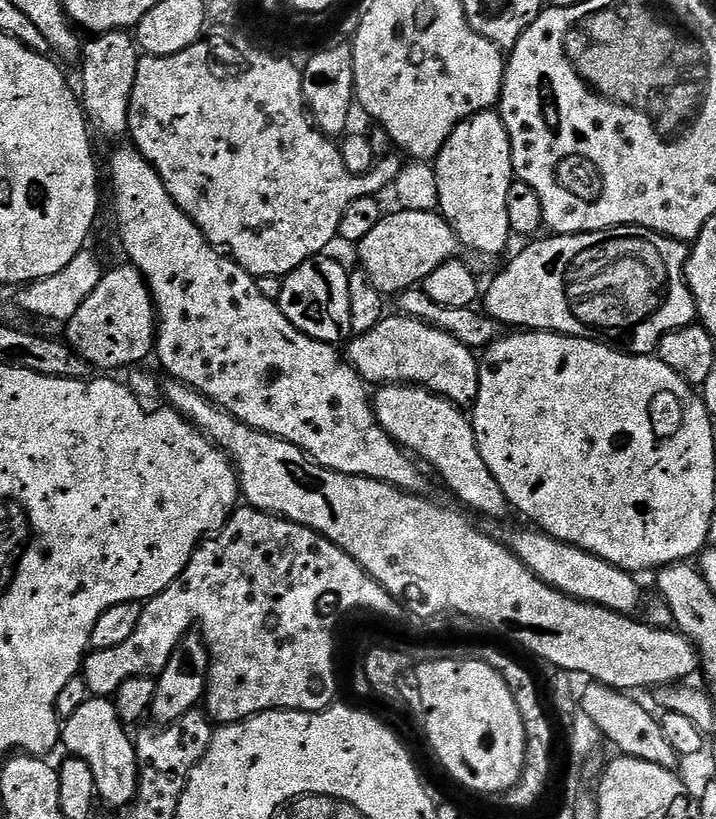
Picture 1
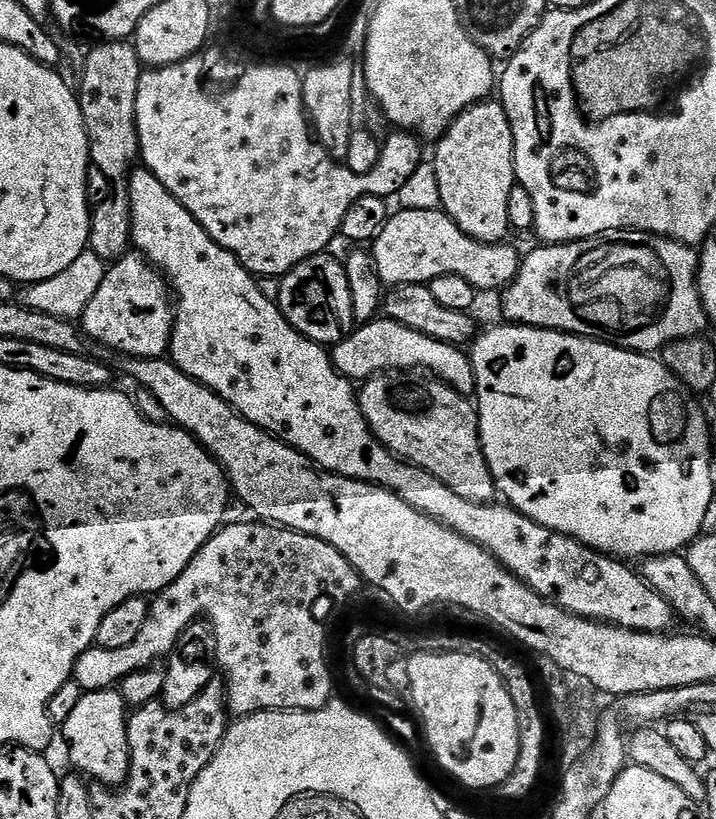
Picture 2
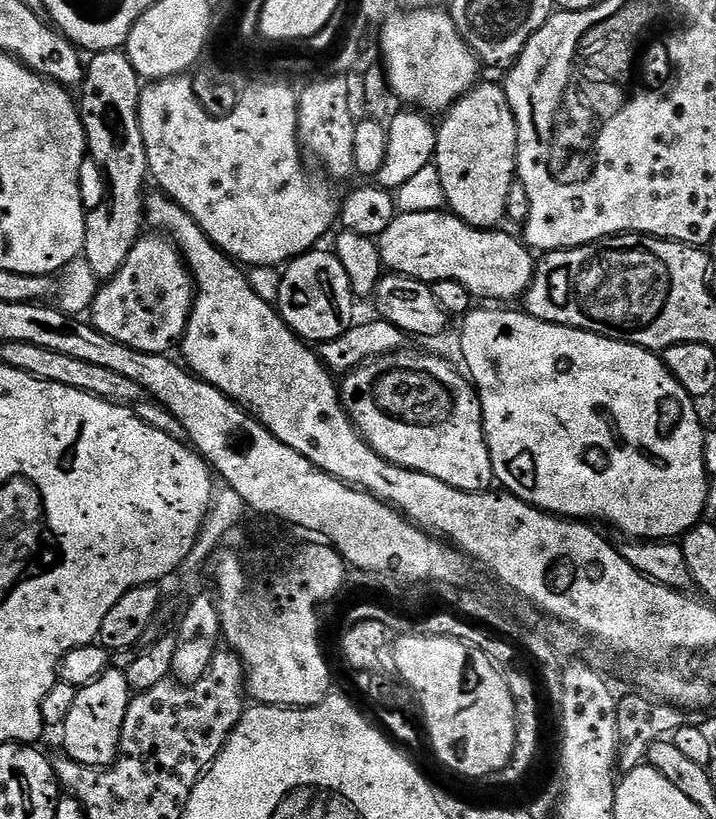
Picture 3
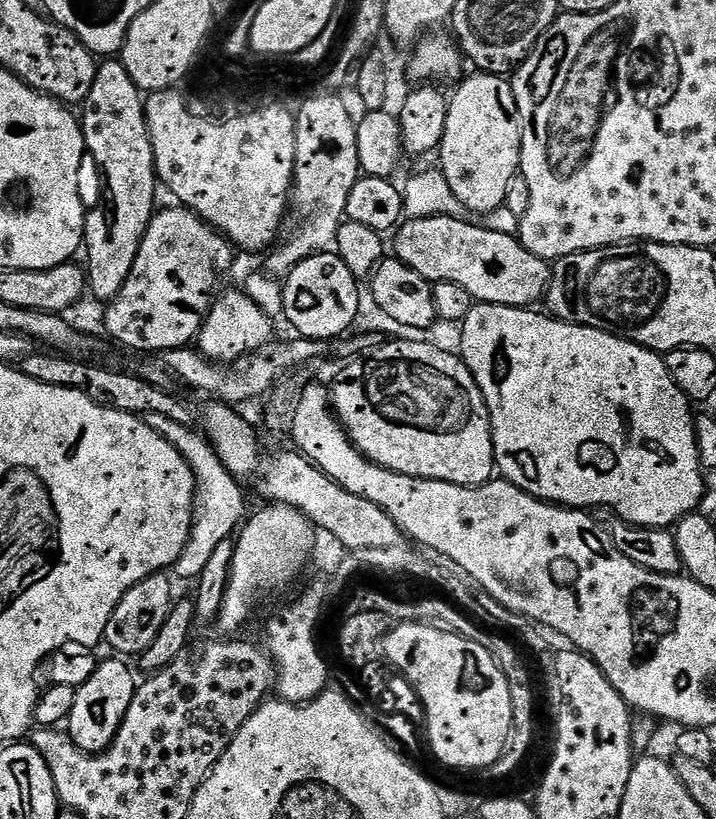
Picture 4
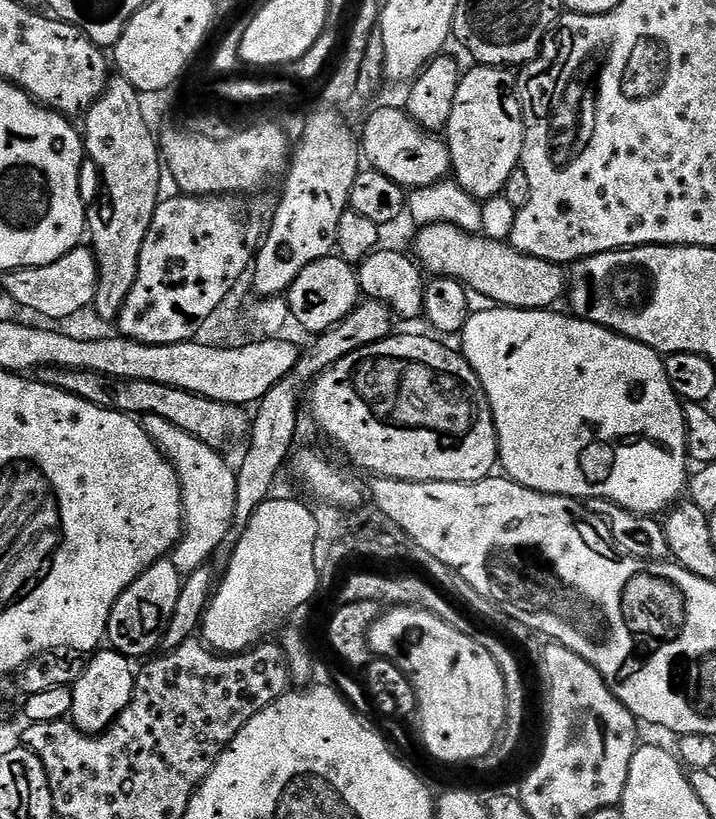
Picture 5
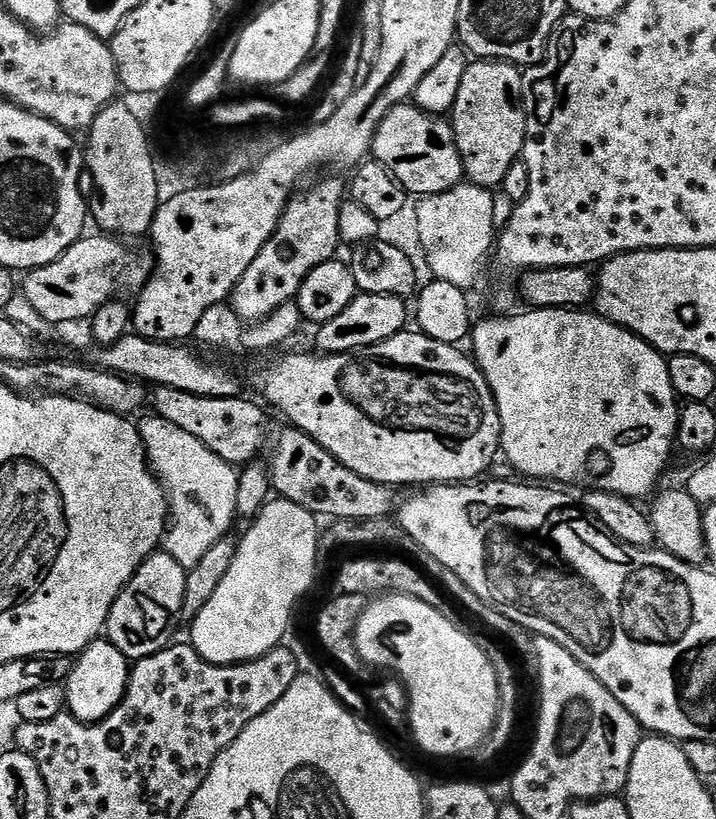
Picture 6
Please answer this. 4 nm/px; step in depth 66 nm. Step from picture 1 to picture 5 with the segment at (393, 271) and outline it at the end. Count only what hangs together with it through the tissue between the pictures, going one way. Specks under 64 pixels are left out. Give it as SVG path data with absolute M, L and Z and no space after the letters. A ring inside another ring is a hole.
M425 224L419 229L416 236L415 259L421 269L433 277L448 276L451 280L458 280L465 288L485 296L485 301L502 308L535 308L551 309L553 306L565 299L566 289L569 285L568 272L561 265L551 264L548 260L527 256L512 247L511 243L500 240L487 240L484 234L473 234L455 228L453 224Z

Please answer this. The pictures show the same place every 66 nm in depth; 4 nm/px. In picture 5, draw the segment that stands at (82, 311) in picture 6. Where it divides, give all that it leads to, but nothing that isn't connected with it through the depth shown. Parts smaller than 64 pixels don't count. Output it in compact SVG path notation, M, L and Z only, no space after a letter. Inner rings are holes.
M81 246L58 258L58 262L50 262L50 266L17 268L7 273L3 277L4 292L18 307L28 312L37 312L49 322L55 322L83 308L91 308L99 277L95 255L87 247Z

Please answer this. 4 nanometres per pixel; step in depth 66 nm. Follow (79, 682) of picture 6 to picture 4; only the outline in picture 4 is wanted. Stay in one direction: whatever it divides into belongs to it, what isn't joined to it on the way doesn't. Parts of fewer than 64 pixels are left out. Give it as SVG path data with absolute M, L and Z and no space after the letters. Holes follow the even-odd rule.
M120 658L112 659L116 660L97 663L94 674L90 674L88 681L77 688L74 710L70 710L66 721L68 737L84 752L105 752L114 742L138 687L138 680L132 677L131 670L124 665L127 663Z

